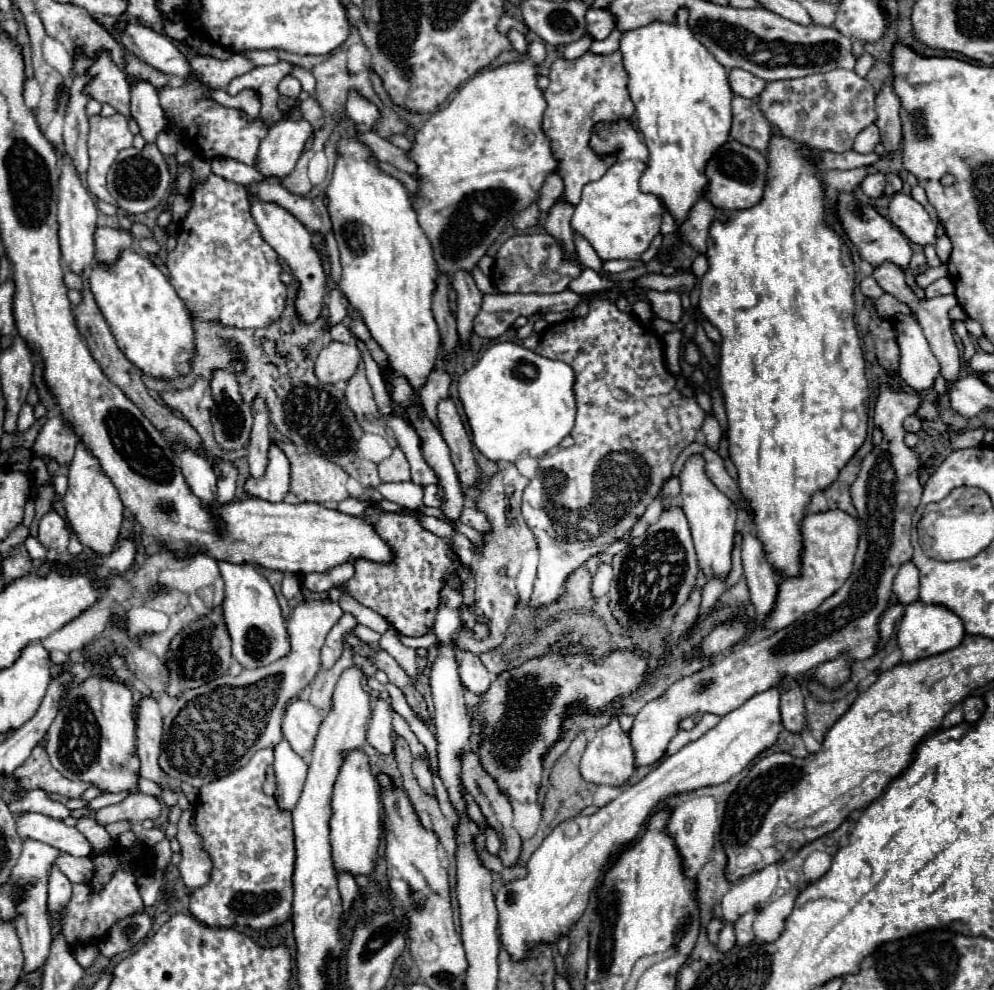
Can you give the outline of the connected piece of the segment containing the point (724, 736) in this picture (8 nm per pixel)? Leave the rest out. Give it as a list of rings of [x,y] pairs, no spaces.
[[[771,687],[755,693],[745,705],[721,717],[719,725],[709,729],[701,739],[685,745],[675,755],[667,757],[639,783],[621,789],[619,797],[599,809],[591,817],[573,817],[553,829],[527,863],[527,877],[499,887],[495,903],[501,925],[501,945],[515,959],[521,961],[529,947],[535,943],[555,943],[561,933],[583,915],[589,895],[597,883],[601,867],[625,843],[633,841],[643,821],[665,801],[669,795],[693,791],[705,785],[719,785],[745,769],[759,753],[775,745],[783,731],[779,715],[781,689]]]

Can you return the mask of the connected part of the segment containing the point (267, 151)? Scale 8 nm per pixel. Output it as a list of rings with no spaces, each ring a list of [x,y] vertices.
[[[283,117],[273,123],[267,137],[261,141],[257,155],[257,169],[263,175],[289,175],[299,161],[313,127],[309,121]]]

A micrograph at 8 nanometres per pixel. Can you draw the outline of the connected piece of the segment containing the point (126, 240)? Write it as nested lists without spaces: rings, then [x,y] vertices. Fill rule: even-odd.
[[[97,227],[93,233],[95,241],[95,263],[111,267],[117,257],[133,245],[133,237],[129,231],[111,229],[111,227]]]

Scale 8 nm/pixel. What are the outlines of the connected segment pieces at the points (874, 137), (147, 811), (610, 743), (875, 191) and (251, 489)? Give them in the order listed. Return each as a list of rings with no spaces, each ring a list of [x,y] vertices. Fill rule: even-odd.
[[[871,125],[871,127],[867,127],[865,131],[861,131],[857,135],[853,151],[857,151],[857,153],[871,153],[879,141],[881,141],[879,129],[877,129],[877,125]]]
[[[131,793],[123,803],[99,809],[95,813],[95,819],[101,825],[121,821],[121,819],[141,823],[145,819],[157,819],[161,815],[161,809],[163,809],[163,805],[161,805],[161,801],[157,797],[143,795],[143,793]]]
[[[617,717],[597,731],[595,739],[587,743],[581,757],[581,775],[595,785],[623,785],[635,773],[635,755],[629,735],[621,731]]]
[[[869,173],[863,183],[861,183],[861,191],[867,197],[883,197],[883,189],[885,189],[885,175],[883,173]]]
[[[277,445],[269,447],[269,465],[265,475],[261,479],[249,477],[245,489],[249,495],[265,501],[283,501],[289,493],[289,461]]]

